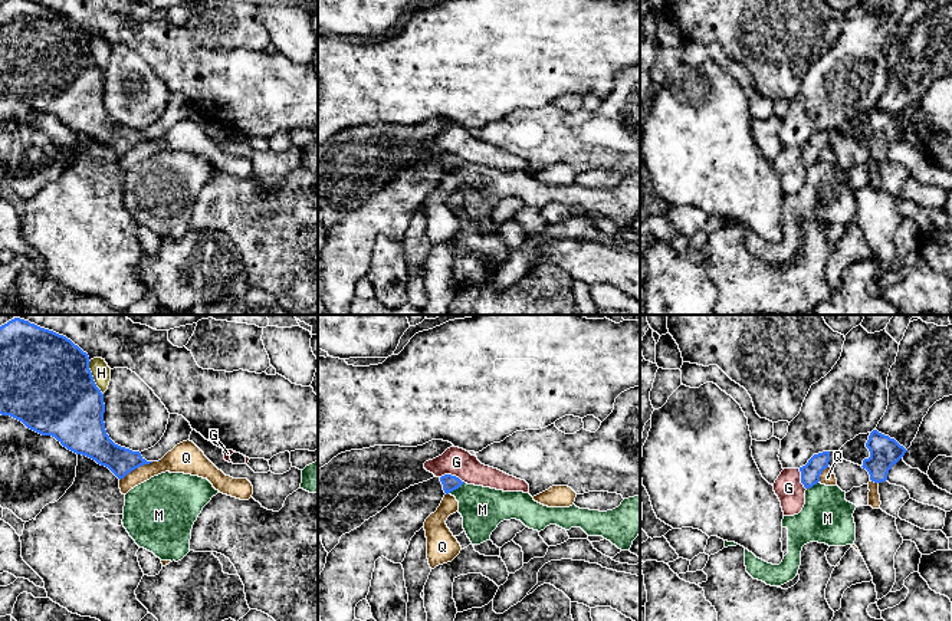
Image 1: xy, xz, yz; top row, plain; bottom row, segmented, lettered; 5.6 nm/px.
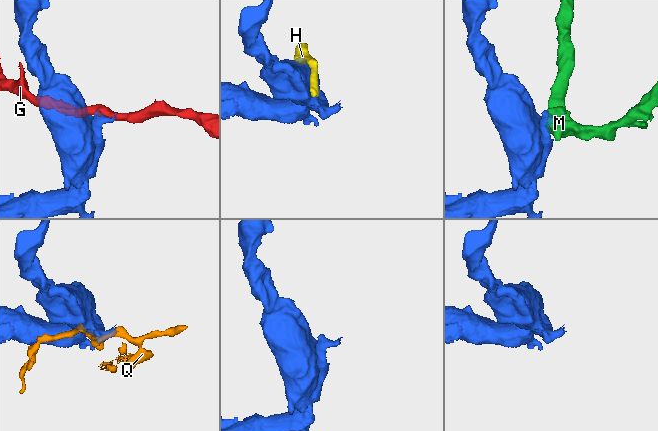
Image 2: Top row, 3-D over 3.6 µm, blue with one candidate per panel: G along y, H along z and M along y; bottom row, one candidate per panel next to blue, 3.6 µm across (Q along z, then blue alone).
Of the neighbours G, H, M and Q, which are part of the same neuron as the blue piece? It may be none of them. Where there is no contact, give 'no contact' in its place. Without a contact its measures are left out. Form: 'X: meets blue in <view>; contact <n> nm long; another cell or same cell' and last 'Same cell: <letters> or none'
G: meets blue in xz; contact 150 nm long; another cell
H: meets blue in xy; contact 200 nm long; another cell
M: meets blue in xz; contact 120 nm long; another cell
Q: meets blue in xy; contact 220 nm long; another cell
Same cell: none

